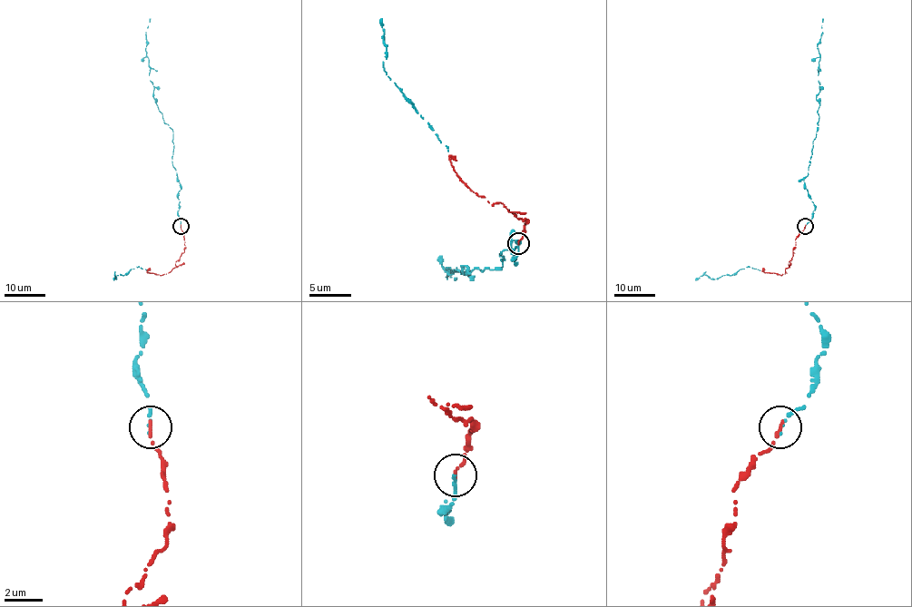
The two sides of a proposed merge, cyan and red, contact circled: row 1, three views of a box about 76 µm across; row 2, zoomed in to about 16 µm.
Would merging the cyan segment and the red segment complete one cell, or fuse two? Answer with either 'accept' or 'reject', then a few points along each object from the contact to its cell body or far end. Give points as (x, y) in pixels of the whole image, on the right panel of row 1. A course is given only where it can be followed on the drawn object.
accept; cyan runs (805, 225), (815, 206), (803, 179), (818, 122), (819, 105), (816, 99), (820, 57), (818, 47), (823, 19); red runs (805, 226), (795, 239), (793, 256), (785, 273), (765, 272), (763, 268)

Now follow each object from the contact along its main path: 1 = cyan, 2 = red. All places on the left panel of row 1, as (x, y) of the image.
1: (181, 225), (173, 131), (153, 99), (149, 75), (145, 32), (151, 19)
2: (181, 226), (184, 251), (175, 267), (166, 273), (157, 275), (148, 272), (150, 268)

